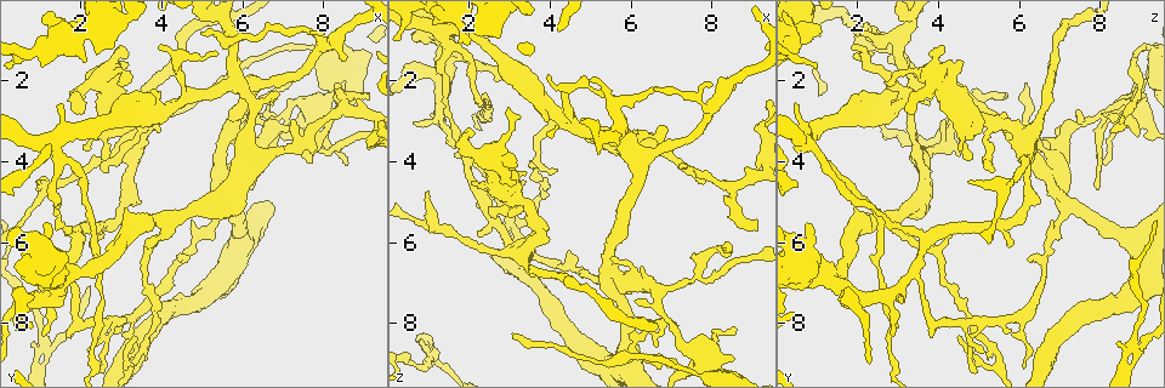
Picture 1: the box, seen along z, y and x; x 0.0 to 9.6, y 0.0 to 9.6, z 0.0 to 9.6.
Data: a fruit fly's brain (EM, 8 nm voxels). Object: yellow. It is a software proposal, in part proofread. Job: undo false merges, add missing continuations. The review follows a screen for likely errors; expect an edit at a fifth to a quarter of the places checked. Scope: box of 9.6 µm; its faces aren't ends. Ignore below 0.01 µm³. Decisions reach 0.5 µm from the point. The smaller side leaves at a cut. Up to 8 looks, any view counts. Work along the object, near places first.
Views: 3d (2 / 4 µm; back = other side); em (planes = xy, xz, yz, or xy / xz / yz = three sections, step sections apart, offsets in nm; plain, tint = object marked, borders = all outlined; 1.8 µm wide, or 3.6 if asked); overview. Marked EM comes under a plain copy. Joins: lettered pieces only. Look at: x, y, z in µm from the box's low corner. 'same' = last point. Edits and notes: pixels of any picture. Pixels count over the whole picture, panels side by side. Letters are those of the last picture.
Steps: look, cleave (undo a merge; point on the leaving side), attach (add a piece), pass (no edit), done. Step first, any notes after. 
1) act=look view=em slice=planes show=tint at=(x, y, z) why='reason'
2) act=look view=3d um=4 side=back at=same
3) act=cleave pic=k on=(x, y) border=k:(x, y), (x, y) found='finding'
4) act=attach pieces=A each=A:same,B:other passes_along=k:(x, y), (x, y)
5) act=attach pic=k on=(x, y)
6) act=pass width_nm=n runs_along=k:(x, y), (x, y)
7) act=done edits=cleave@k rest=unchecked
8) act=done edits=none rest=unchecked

act=look view=3d um=4 at=(1.35, 3.50, 0.80)

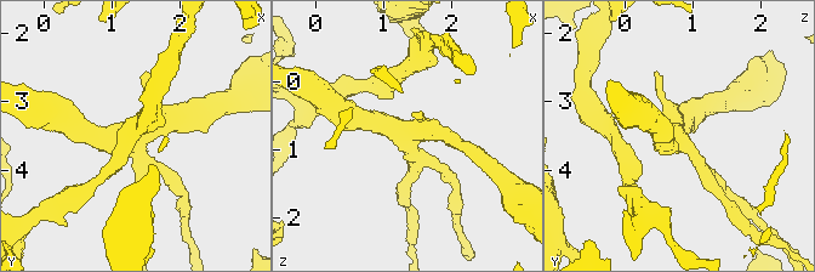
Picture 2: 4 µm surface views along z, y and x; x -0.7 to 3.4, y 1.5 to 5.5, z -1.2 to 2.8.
act=look view=em slice=planes show=borders at=(1.35, 3.55, 0.80) why='need the tissue'

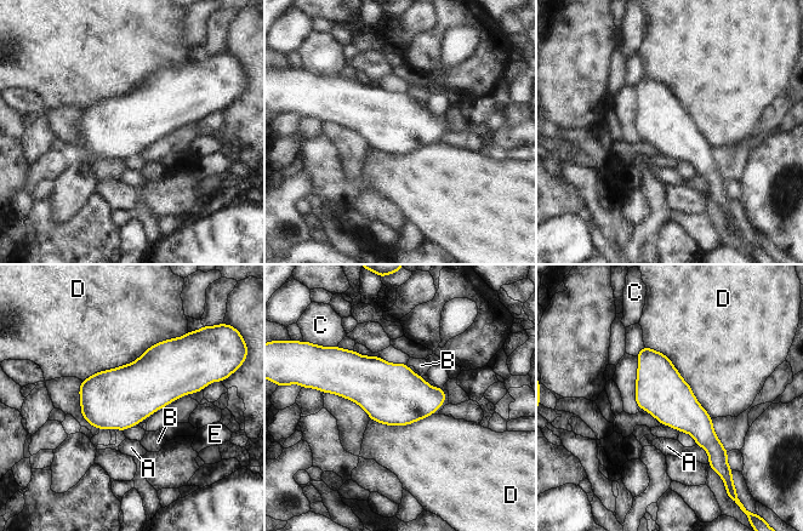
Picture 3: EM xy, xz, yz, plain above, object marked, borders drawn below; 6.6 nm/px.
act=pass each=A:other,B:other,C:other,D:other,E:other found='one neuron here'

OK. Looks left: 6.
act=look view=em slice=planes show=borders at=(2.00, 0.75, 1.05) why='branch stops here'

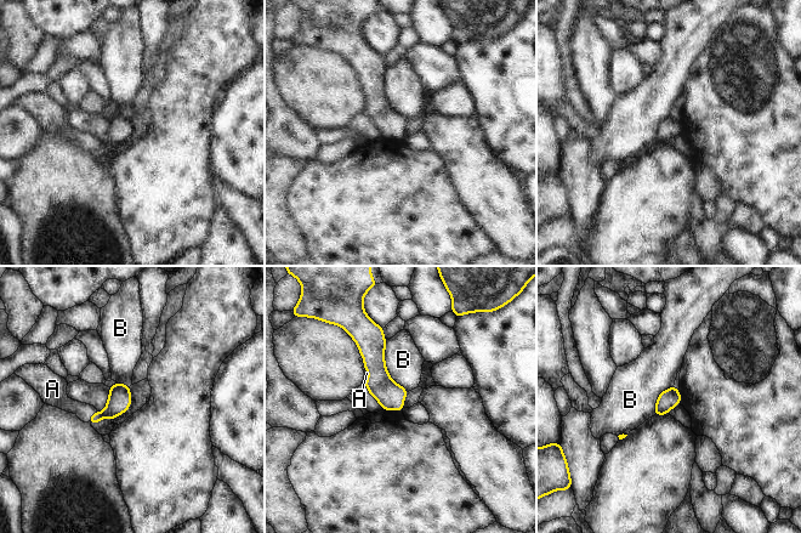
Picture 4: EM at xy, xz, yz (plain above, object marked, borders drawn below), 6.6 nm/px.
act=attach pieces=A width_nm=130 each=A:same,B:other passes_along=4:(119, 401), (91, 417), (58, 398) found='it goes on there'

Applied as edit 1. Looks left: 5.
act=look view=3d um=2 at=(6.05, 2.30, 3.55) why='sharp bend'

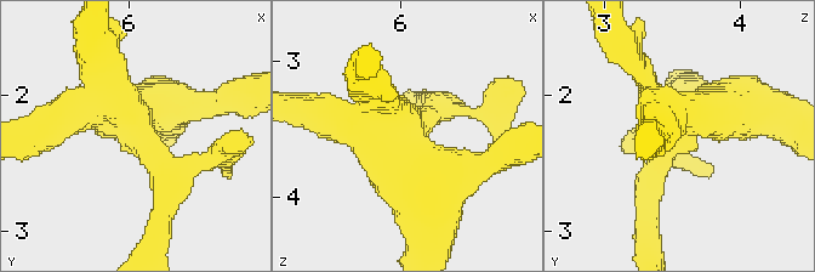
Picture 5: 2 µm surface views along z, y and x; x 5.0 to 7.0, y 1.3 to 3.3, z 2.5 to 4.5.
act=look view=em slice=yz step=4 show=tint at=(6.04, 2.24, 3.56)

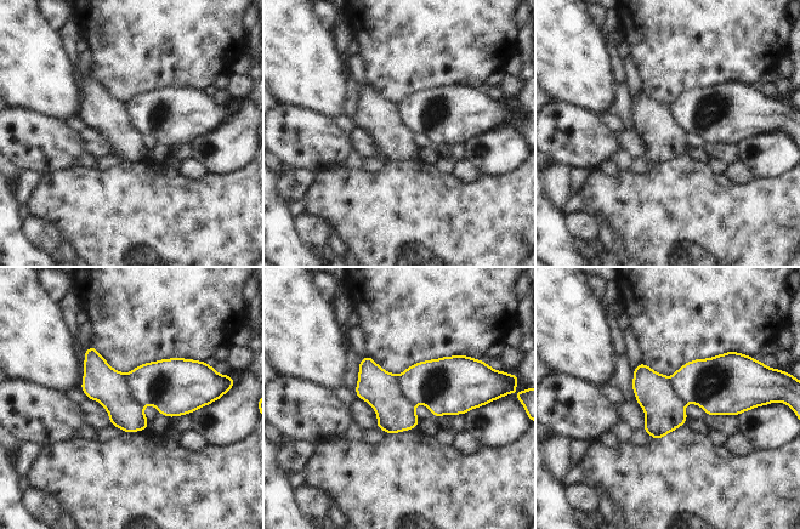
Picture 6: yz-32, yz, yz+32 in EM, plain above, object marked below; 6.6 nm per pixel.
act=look view=em slice=planes show=borders at=same

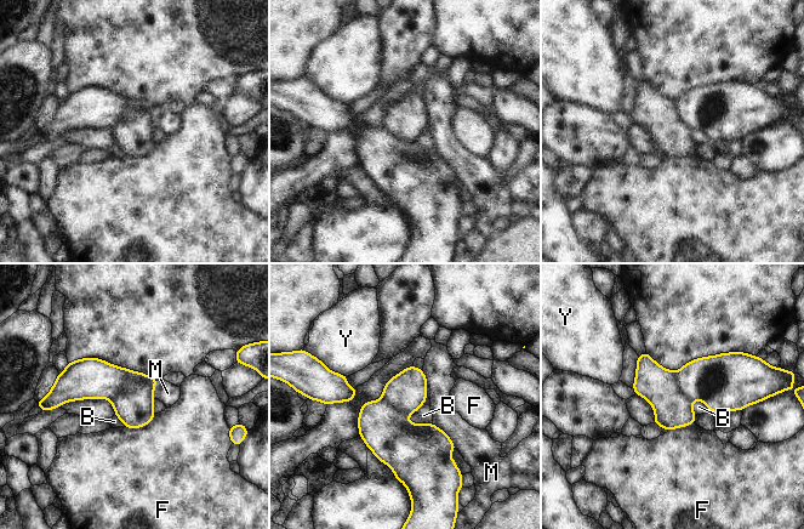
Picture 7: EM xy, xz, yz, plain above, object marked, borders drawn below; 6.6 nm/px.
act=cleave pic=7 on=(91, 377) width_nm=280 longest_contact=M:260nm each=B:other,F:other,M:other,Y:other found='a second neuron is stuck on'

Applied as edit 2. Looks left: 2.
act=done edits=attach@4,cleave@7 rest=unchecked

